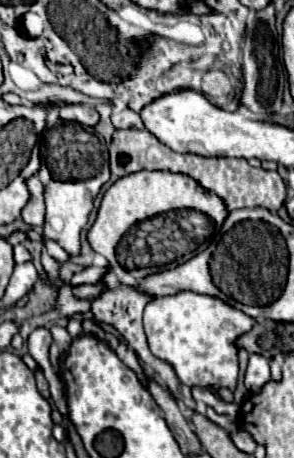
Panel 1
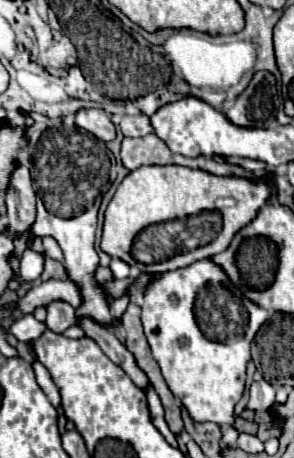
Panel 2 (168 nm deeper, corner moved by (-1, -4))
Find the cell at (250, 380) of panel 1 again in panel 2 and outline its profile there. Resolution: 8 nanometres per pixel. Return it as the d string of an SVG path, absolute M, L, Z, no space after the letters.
M256 380L250 386L250 400L248 400L248 410L270 410L274 406L274 388L264 380Z

